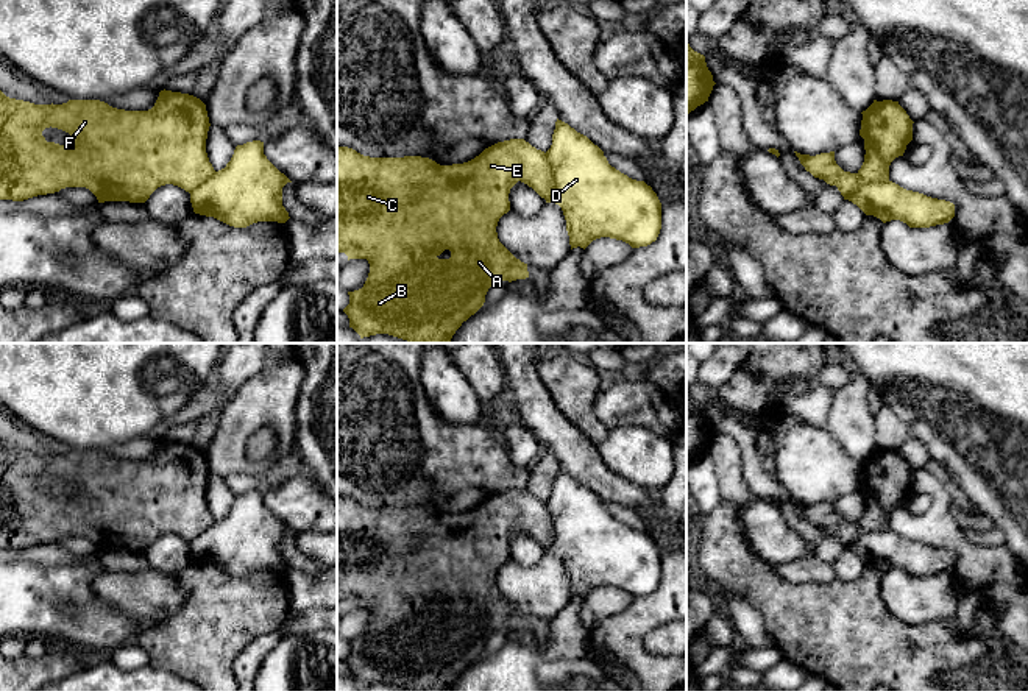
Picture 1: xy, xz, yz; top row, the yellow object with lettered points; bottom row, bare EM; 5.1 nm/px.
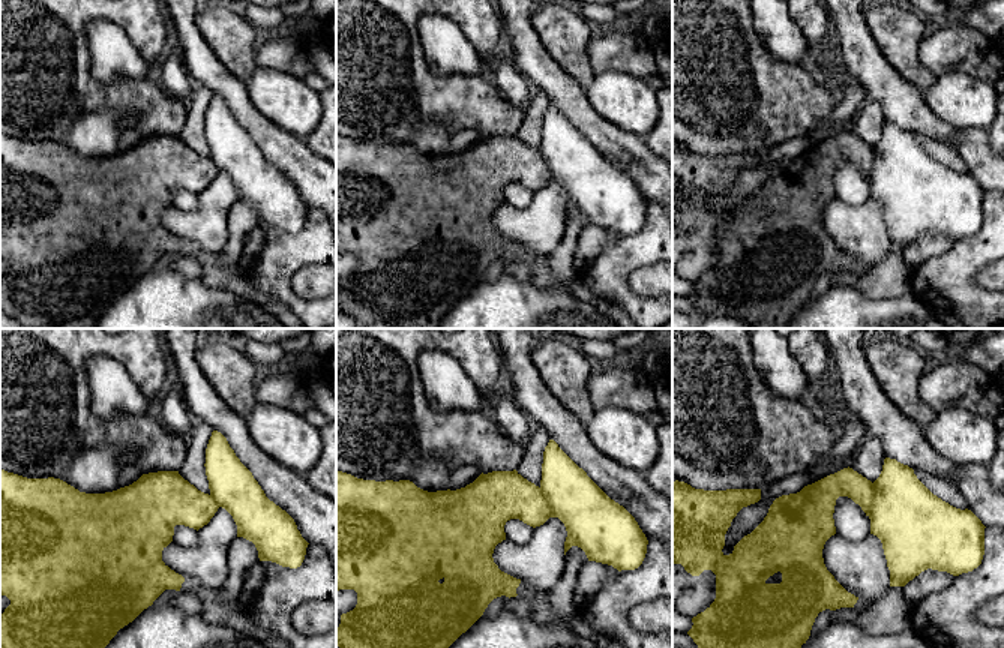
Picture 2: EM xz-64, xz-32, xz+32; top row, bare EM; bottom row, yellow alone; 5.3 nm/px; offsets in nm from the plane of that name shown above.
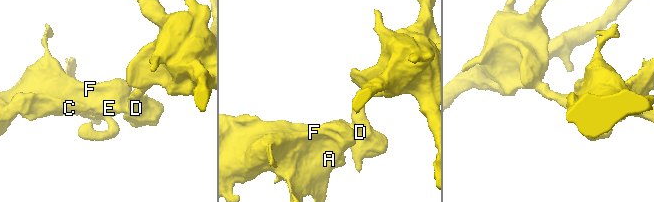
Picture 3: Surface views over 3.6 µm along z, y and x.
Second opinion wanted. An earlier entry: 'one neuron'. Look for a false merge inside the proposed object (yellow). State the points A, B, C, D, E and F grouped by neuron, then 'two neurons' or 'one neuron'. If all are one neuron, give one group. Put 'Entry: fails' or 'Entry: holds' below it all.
A B C E F / D | two neurons
Entry: fails

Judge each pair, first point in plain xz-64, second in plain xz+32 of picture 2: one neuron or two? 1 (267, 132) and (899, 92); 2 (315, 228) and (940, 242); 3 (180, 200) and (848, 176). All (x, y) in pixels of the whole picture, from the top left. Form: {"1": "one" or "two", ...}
{"1": "one", "2": "two", "3": "one"}

